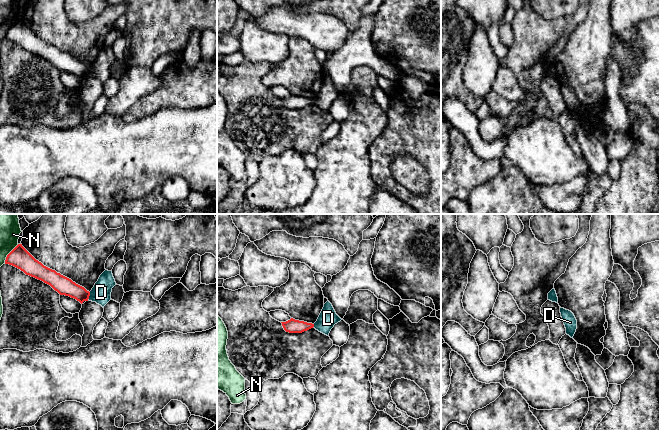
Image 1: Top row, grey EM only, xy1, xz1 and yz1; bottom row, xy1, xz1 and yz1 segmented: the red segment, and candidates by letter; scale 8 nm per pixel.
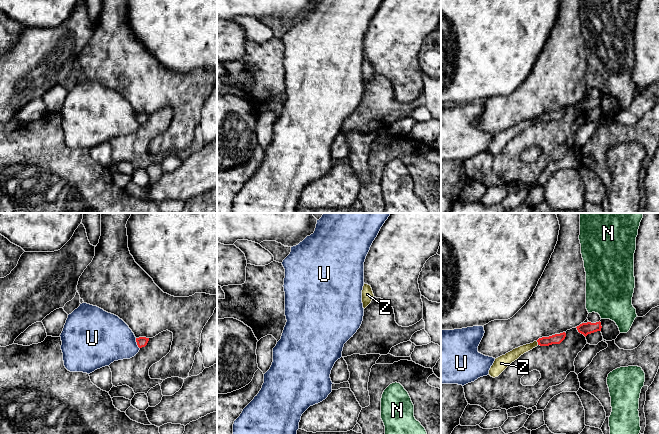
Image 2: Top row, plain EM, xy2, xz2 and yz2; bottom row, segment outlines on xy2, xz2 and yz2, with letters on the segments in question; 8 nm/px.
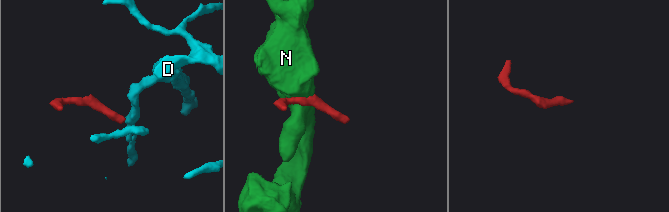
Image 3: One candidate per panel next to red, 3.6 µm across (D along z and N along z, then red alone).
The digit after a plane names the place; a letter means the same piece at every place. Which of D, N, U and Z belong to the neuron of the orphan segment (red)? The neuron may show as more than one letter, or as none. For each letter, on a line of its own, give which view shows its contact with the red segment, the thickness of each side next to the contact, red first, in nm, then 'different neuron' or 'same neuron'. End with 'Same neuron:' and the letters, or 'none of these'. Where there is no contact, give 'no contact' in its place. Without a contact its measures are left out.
D: meets red in xy1; 140 nm thick on the red side, 160 nm on the other; different neuron
N: meets red in xy1; 170 nm thick on the red side, 160 nm on the other; different neuron
U: meets red in xy2; 80 nm thick on the red side, 380 nm on the other; different neuron
Z: meets red in yz2; 80 nm thick on the red side, 90 nm on the other; same neuron
Same neuron: Z

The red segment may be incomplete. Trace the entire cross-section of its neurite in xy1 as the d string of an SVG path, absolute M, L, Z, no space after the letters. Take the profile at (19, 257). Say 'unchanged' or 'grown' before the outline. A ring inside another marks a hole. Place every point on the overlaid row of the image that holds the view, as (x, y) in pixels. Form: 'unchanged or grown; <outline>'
unchanged; M18 244L6 257L5 264L12 265L26 275L50 285L60 295L76 299L81 304L88 301L90 292L71 279L44 266L36 260L23 246Z

